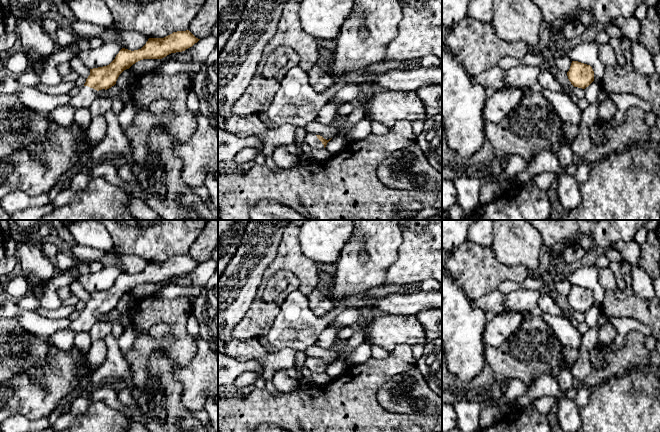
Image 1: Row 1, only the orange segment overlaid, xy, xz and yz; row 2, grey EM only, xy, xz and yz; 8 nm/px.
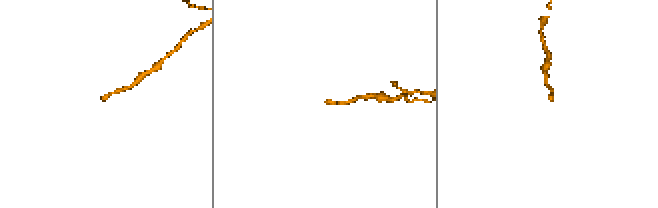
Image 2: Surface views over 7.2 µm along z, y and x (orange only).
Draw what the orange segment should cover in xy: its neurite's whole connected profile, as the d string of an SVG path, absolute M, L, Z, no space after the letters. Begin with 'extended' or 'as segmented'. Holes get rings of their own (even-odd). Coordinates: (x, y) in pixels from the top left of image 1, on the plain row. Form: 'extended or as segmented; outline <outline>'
extended; outline M186 254L173 256L164 262L149 262L138 274L122 272L109 289L90 293L90 299L84 310L71 322L71 328L75 332L89 332L98 322L99 314L107 314L114 310L119 299L136 286L143 283L162 283L171 277L185 275L199 264Z

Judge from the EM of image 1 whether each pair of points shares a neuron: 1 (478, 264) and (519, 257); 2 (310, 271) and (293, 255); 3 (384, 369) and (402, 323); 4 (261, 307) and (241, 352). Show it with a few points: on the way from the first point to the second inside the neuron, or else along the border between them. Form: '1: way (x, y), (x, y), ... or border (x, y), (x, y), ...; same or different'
1: border (490, 246), (494, 257), (501, 263), (522, 266); different
2: way (306, 268), (297, 259); same
3: border (410, 345), (399, 344), (391, 352); different
4: border (244, 316), (233, 335), (255, 339); different

